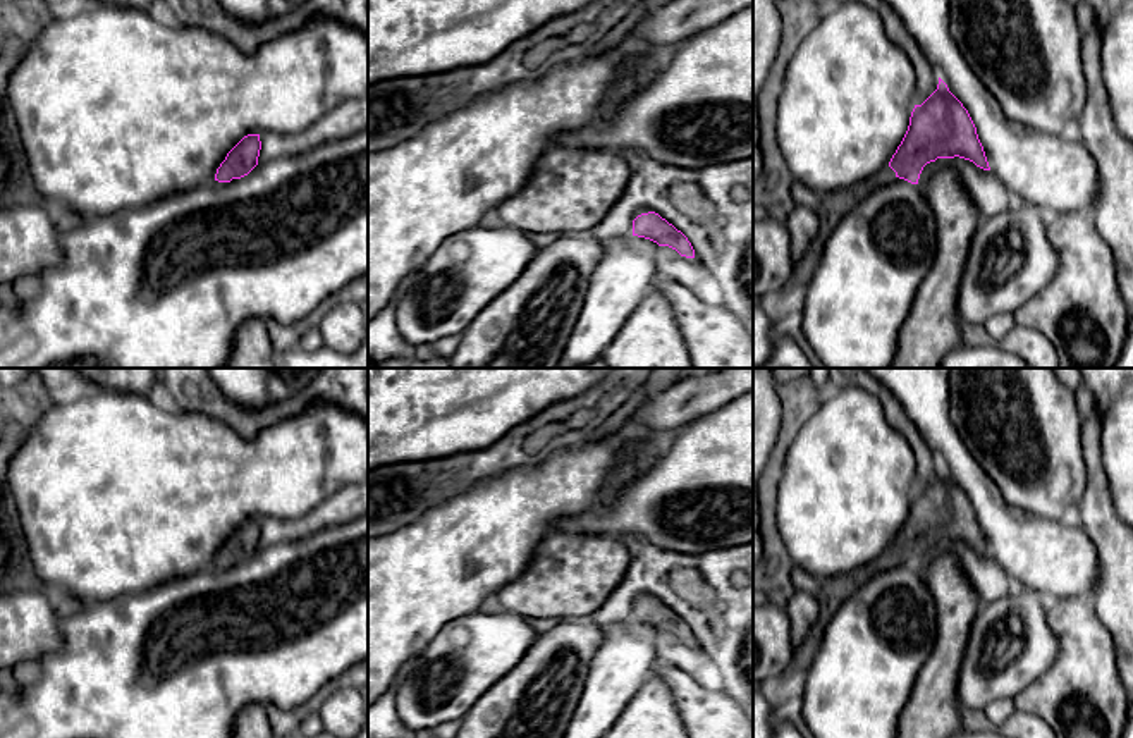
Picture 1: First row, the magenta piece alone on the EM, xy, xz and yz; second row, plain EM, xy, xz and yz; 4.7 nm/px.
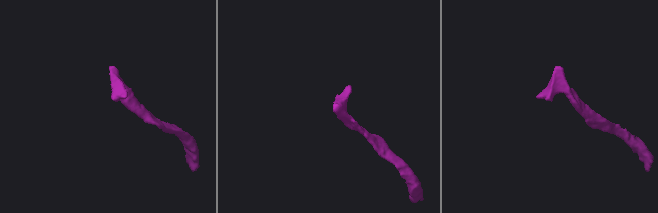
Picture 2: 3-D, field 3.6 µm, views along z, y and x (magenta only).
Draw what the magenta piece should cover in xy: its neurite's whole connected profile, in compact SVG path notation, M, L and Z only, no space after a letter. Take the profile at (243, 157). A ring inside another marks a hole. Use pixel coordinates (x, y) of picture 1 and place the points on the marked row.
M260 134L244 136L217 169L215 181L230 182L248 175L258 165L260 150Z

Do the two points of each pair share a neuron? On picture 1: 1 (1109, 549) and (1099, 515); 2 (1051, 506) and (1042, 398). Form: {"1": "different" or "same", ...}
{"1": "same", "2": "same"}

